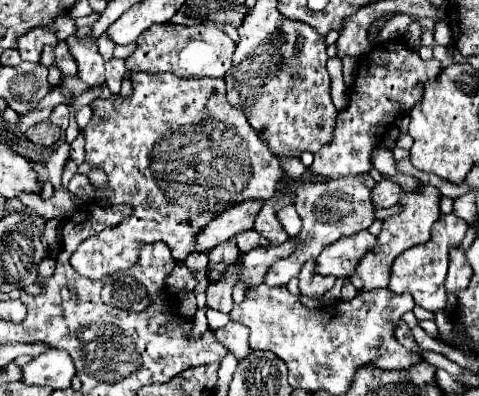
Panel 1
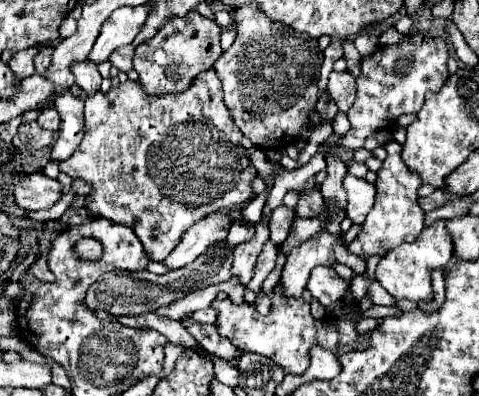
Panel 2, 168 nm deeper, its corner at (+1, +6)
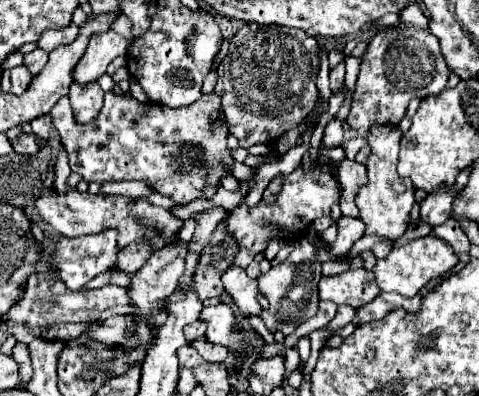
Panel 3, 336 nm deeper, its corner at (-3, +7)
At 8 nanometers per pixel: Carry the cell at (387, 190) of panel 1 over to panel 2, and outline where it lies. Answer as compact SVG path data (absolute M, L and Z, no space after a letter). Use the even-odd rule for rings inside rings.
M347 173L343 177L343 187L347 191L347 217L351 223L361 225L375 201L375 185Z

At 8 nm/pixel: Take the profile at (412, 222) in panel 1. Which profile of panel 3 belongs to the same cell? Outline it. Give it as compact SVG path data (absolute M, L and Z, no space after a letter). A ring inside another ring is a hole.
M391 126L371 128L371 136L367 136L367 142L371 146L371 156L367 160L369 182L357 194L359 216L367 226L365 234L377 234L379 238L395 240L405 234L405 230L409 226L411 206L415 204L415 198L413 198L415 188L413 188L411 180L403 180L397 174L401 132L399 132L399 128L391 128Z

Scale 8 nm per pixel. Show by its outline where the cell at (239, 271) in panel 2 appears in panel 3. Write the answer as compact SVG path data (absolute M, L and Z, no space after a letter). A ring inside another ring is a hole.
M231 266L223 276L221 276L225 290L233 296L235 304L245 312L245 314L259 314L263 308L257 302L257 280L249 278L247 272L239 266Z

